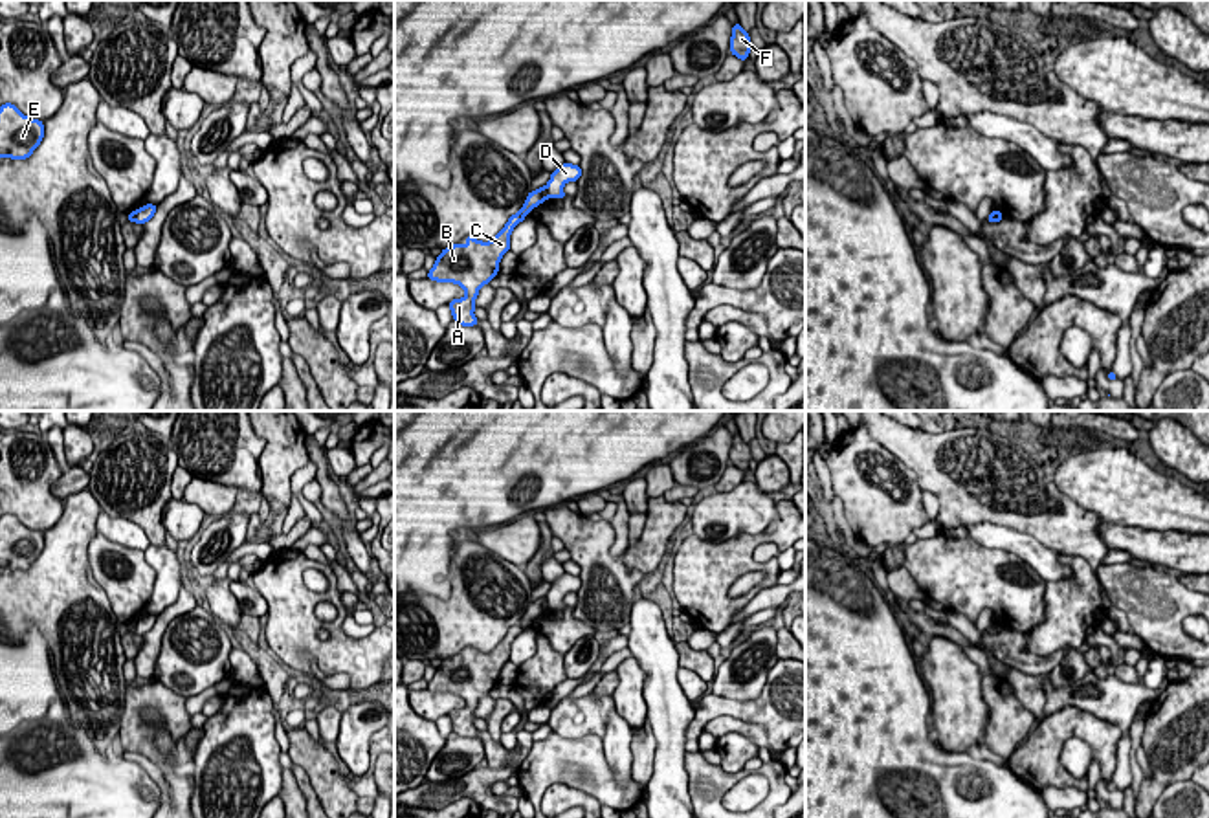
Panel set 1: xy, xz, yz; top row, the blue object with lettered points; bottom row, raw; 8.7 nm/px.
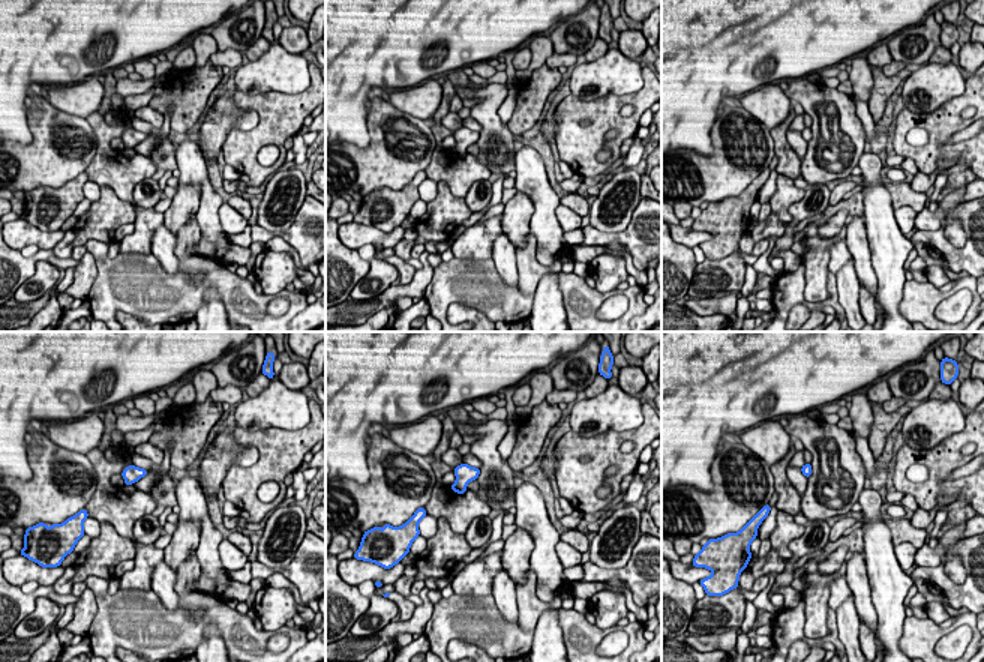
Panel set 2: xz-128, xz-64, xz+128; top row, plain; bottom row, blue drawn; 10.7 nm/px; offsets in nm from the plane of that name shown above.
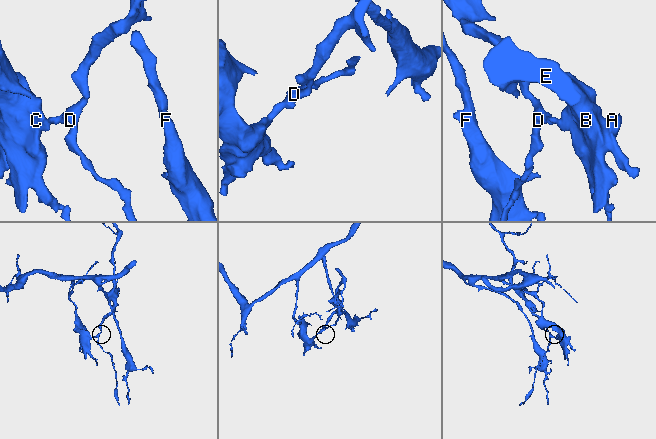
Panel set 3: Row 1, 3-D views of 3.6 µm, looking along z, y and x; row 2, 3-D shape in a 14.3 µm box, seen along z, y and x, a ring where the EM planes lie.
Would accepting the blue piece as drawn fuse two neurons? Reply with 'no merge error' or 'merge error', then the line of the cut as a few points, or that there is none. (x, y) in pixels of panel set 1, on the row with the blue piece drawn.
merge error | xz (543, 186), (549, 197)

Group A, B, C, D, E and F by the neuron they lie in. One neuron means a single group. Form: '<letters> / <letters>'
A B C E F / D

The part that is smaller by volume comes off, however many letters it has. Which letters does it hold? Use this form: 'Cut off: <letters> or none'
Cut off: D

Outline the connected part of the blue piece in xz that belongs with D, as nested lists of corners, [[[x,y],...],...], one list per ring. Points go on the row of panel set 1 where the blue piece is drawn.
[[[567,161],[563,165],[560,165],[550,174],[550,180],[545,185],[547,193],[549,193],[549,198],[560,198],[560,200],[563,200],[565,198],[563,185],[567,182],[578,182],[580,176],[582,176],[580,165],[572,165],[572,163],[567,163]]]

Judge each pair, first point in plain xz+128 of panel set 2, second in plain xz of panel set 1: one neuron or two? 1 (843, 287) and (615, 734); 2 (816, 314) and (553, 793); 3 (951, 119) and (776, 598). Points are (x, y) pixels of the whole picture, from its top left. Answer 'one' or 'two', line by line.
1: one
2: two
3: two

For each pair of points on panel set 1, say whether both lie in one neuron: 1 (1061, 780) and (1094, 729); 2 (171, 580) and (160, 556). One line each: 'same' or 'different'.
1: same
2: same

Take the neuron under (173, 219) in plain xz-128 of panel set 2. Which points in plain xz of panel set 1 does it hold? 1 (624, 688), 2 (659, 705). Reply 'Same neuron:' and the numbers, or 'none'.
Same neuron: 1

